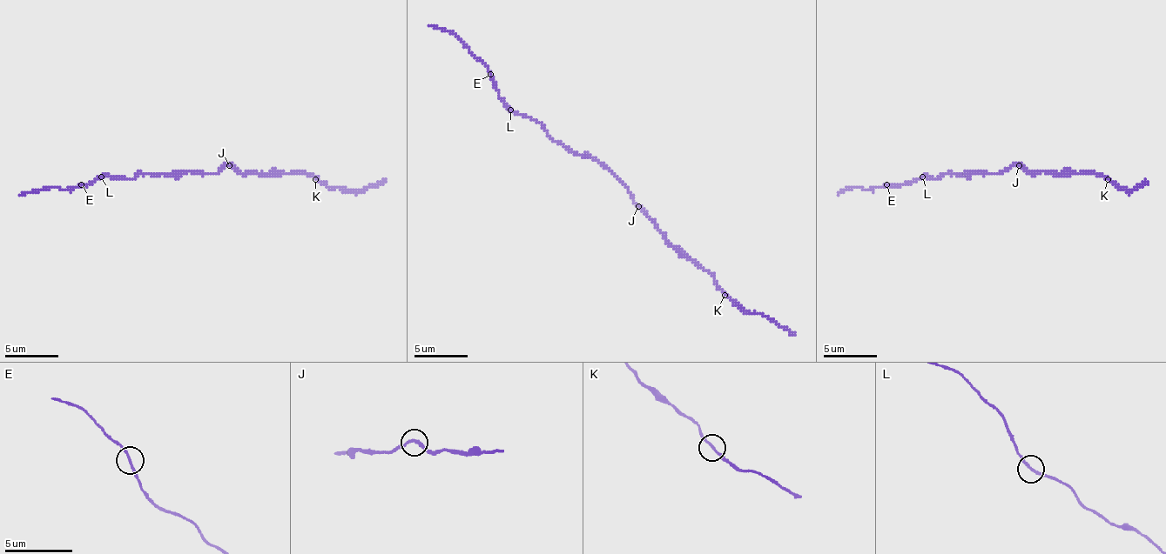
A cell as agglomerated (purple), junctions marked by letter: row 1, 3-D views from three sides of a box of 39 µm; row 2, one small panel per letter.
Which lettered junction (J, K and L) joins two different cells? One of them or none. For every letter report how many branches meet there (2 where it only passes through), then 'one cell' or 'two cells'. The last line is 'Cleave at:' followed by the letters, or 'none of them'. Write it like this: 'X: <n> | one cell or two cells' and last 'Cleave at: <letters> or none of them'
J: 2 | one cell
K: 2 | one cell
L: 2 | one cell
Cleave at: none of them

